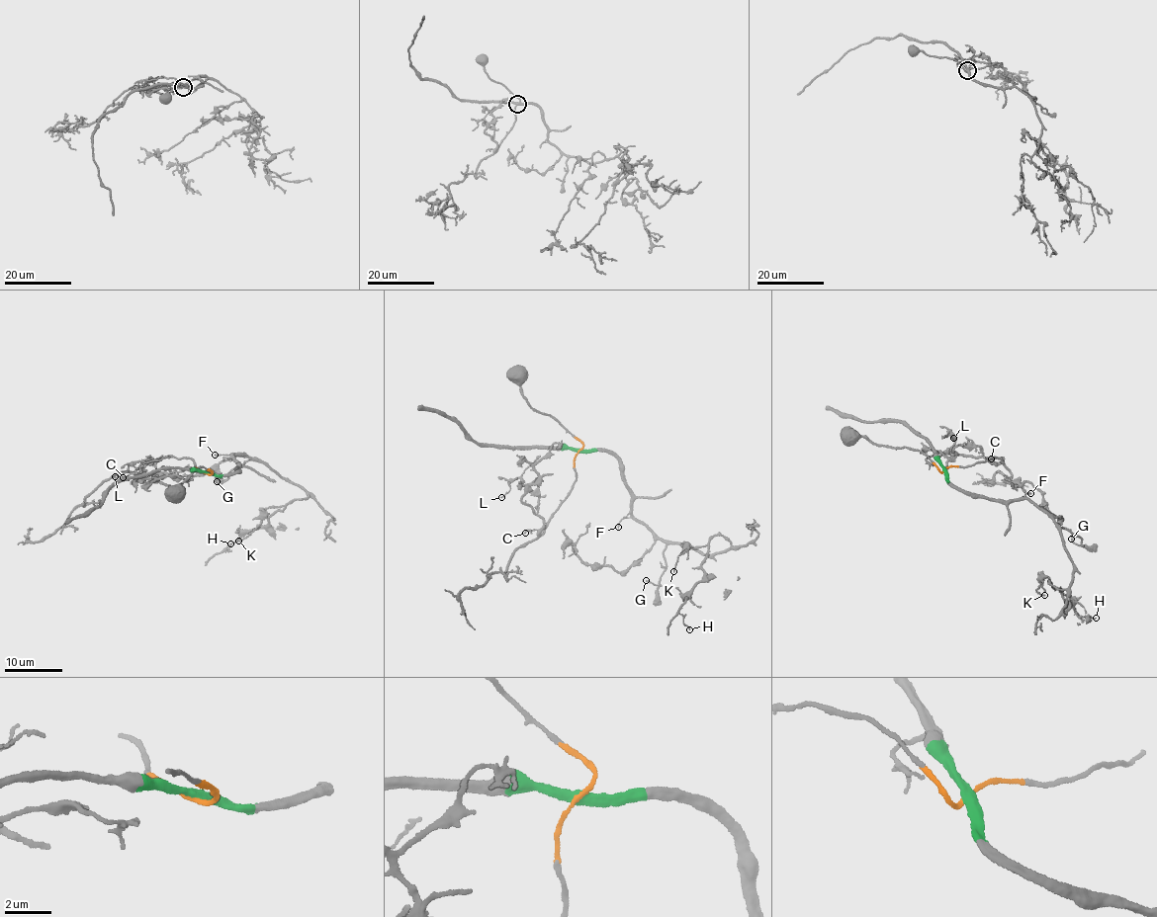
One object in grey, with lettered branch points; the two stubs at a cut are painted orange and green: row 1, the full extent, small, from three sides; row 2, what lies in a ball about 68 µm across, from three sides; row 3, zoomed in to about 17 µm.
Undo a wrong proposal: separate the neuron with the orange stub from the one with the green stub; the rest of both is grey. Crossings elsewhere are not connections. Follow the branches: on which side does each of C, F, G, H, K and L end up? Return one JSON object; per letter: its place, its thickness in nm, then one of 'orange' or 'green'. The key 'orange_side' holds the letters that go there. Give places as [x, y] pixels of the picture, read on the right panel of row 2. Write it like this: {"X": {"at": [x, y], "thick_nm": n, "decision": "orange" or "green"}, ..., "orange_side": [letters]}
{"C": {"at": [991, 458], "thick_nm": 90, "decision": "orange"}, "F": {"at": [1030, 493], "thick_nm": 170, "decision": "green"}, "G": {"at": [1071, 539], "thick_nm": 140, "decision": "green"}, "H": {"at": [1096, 618], "thick_nm": 100, "decision": "green"}, "K": {"at": [1044, 595], "thick_nm": 110, "decision": "green"}, "L": {"at": [953, 438], "thick_nm": 90, "decision": "orange"}, "orange_side": ["C", "L"]}

